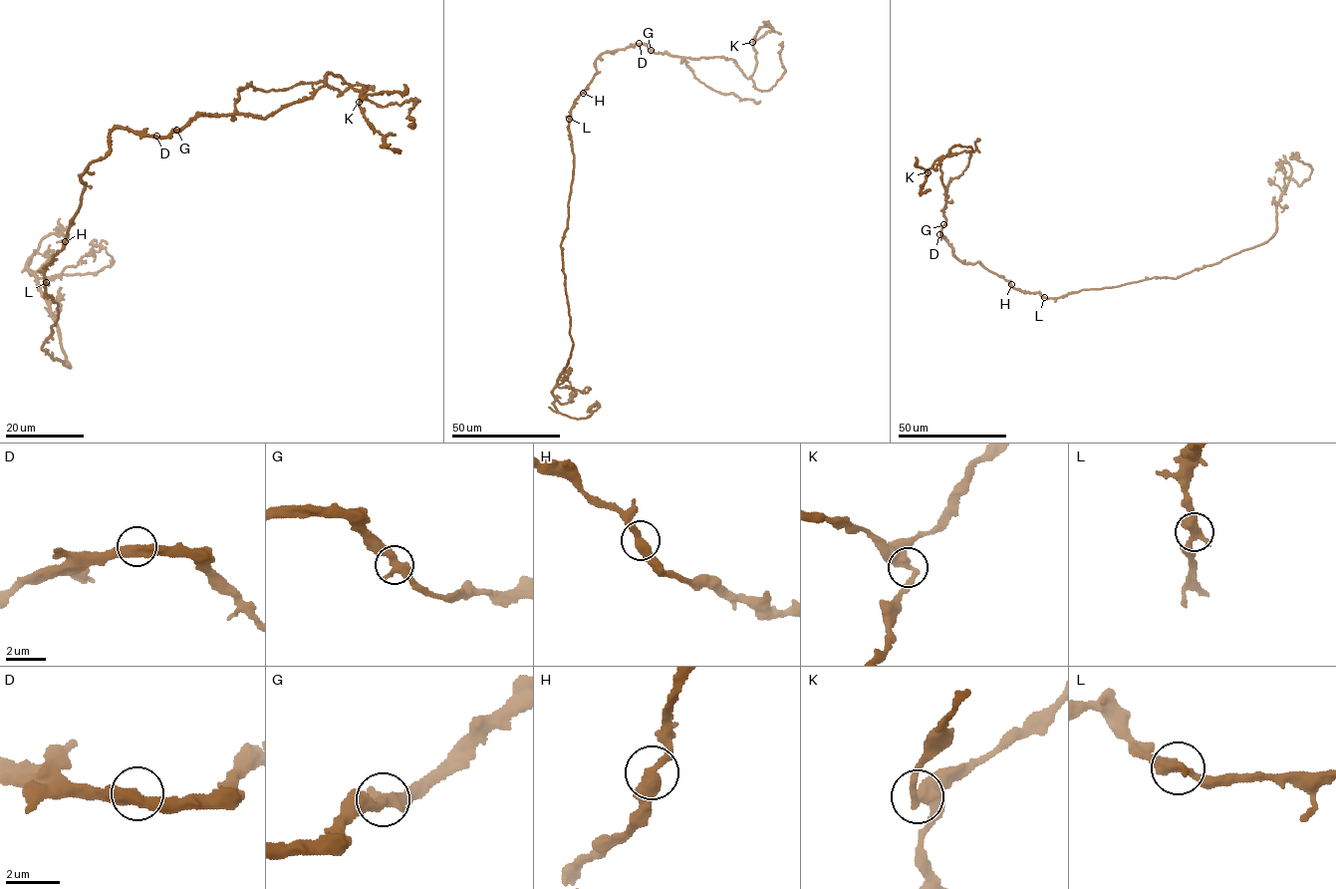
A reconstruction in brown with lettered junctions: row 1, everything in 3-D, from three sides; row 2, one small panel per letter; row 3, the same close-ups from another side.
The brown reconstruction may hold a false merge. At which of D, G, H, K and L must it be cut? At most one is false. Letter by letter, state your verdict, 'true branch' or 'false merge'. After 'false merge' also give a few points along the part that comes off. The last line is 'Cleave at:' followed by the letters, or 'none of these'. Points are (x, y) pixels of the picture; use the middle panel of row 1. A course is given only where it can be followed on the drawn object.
D: true branch
G: true branch
H: true branch
K: true branch
L: true branch
Cleave at: none of these

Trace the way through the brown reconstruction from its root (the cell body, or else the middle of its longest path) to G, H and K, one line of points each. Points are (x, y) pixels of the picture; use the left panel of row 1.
G: (50, 296), (45, 264), (67, 238), (85, 186), (81, 174), (104, 157), (112, 131), (157, 137), (176, 131)
H: (50, 296), (46, 294), (45, 264), (60, 250), (65, 241)
K: (50, 296), (81, 174), (116, 128), (265, 118), (328, 73), (365, 86), (359, 102)

